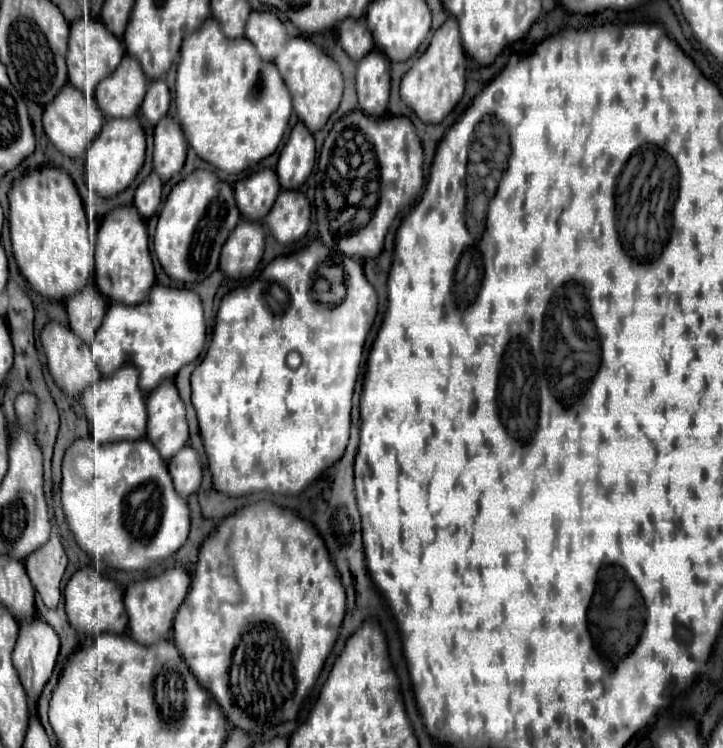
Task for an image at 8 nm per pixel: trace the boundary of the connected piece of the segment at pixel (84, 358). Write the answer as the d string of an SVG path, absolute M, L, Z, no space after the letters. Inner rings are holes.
M48 322L42 328L40 342L42 342L44 354L46 354L46 360L48 360L48 370L54 378L54 382L62 390L70 392L72 396L78 396L78 394L82 396L82 390L100 378L98 366L94 364L94 360L90 356L90 346L82 344L82 340L78 340L78 336L74 336L74 330L70 326L60 324L60 322Z

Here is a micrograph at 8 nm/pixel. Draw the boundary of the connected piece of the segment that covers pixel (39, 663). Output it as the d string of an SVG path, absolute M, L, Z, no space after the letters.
M38 616L38 620L30 620L30 624L20 624L20 632L18 632L18 640L14 646L12 660L14 660L14 666L20 674L22 686L24 686L24 690L32 702L38 700L44 684L48 682L48 678L54 670L56 658L58 658L58 650L60 650L60 638L58 638L56 630L46 620L42 620Z

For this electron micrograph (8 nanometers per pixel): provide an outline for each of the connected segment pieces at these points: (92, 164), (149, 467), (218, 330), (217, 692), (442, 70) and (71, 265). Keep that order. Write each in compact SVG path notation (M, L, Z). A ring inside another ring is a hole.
M136 116L130 120L106 120L102 132L86 150L86 186L100 196L114 196L128 188L144 164L146 134Z
M86 438L86 440L76 440L64 456L64 464L62 464L62 508L64 514L68 518L68 526L78 542L78 546L92 556L94 560L102 560L104 564L112 566L112 568L120 568L120 570L146 570L150 566L156 566L164 560L168 560L172 554L176 554L182 544L188 538L190 532L190 508L188 502L182 500L182 496L178 496L178 492L174 492L174 482L170 480L170 474L166 472L166 464L162 464L162 458L158 456L158 452L154 452L154 444L150 444L150 440L142 438L142 440L122 440L122 444L94 444L94 440Z
M312 240L302 250L294 252L294 254L274 258L270 264L264 266L264 270L262 270L260 276L256 276L246 286L240 286L240 288L230 290L222 298L222 302L220 302L220 308L218 308L218 314L216 314L216 326L214 326L212 342L208 346L208 352L206 352L204 360L192 372L192 404L196 408L196 416L198 416L198 424L200 424L200 434L202 434L202 440L204 440L206 454L208 454L208 464L210 464L214 488L218 492L224 492L224 494L230 494L230 496L244 496L244 494L252 494L252 492L300 494L328 466L332 466L344 454L344 448L346 448L348 436L350 436L352 392L354 392L354 384L356 384L356 376L358 376L358 366L360 366L360 360L362 360L362 346L364 346L366 334L368 334L368 330L370 330L370 326L374 322L378 300L376 300L376 290L372 288L372 284L364 276L362 262L360 260L350 260L350 256L340 256L340 264L344 268L342 270L342 286L344 286L344 292L340 296L340 304L328 306L330 302L322 302L314 294L314 284L316 284L316 278L318 278L318 264L322 264L330 256L334 256L334 254L332 254L330 248L326 248L326 244L322 244L320 240ZM290 352L298 352L302 356L302 362L300 362L298 368L290 368L286 364L286 356Z
M252 504L252 506L240 508L234 514L226 516L222 520L222 524L210 536L204 538L204 542L200 546L200 552L198 552L196 570L192 572L190 592L188 592L186 600L182 602L182 606L178 608L176 618L174 618L172 640L174 640L174 646L180 650L182 658L186 660L186 664L190 666L190 670L194 672L194 676L198 678L198 682L206 690L210 690L212 696L218 700L218 704L222 706L230 726L244 728L248 732L266 732L268 728L272 728L280 722L296 718L302 700L310 694L310 690L312 690L312 686L314 686L314 682L316 682L316 678L318 678L318 674L320 674L334 642L336 642L338 628L340 628L342 618L344 618L344 610L346 610L346 594L344 594L344 588L342 588L342 580L338 576L338 570L334 568L334 562L330 560L330 556L326 552L324 540L318 534L318 530L314 528L314 524L310 524L310 522L298 518L296 514L292 514L290 510L274 506L274 504L266 504L266 506L264 504ZM254 624L260 624L264 628L264 636L260 636L260 642L254 642L254 650L236 650L236 646L242 638L242 632L248 632Z
M450 16L434 32L428 48L414 60L412 68L402 76L400 98L406 102L406 106L410 106L418 114L422 122L438 124L462 98L464 84L466 84L466 56L462 48L458 22Z
M56 166L34 168L12 182L8 202L14 258L30 286L50 300L64 300L82 290L94 274L94 246L88 238L82 198L70 174Z

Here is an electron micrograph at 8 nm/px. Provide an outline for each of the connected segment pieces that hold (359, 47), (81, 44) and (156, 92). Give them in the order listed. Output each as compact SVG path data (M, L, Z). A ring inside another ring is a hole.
M364 18L342 20L342 24L338 24L338 36L340 36L342 48L352 60L360 60L374 48L374 38L366 28Z
M88 16L88 18L78 18L70 24L70 42L68 42L68 54L66 54L68 80L72 86L82 90L84 96L88 98L94 96L96 84L120 64L122 56L124 56L122 42L100 20Z
M154 80L154 84L148 84L148 90L146 90L146 100L142 102L142 114L144 118L156 126L156 122L166 116L170 108L170 90L168 90L168 84L166 80Z

